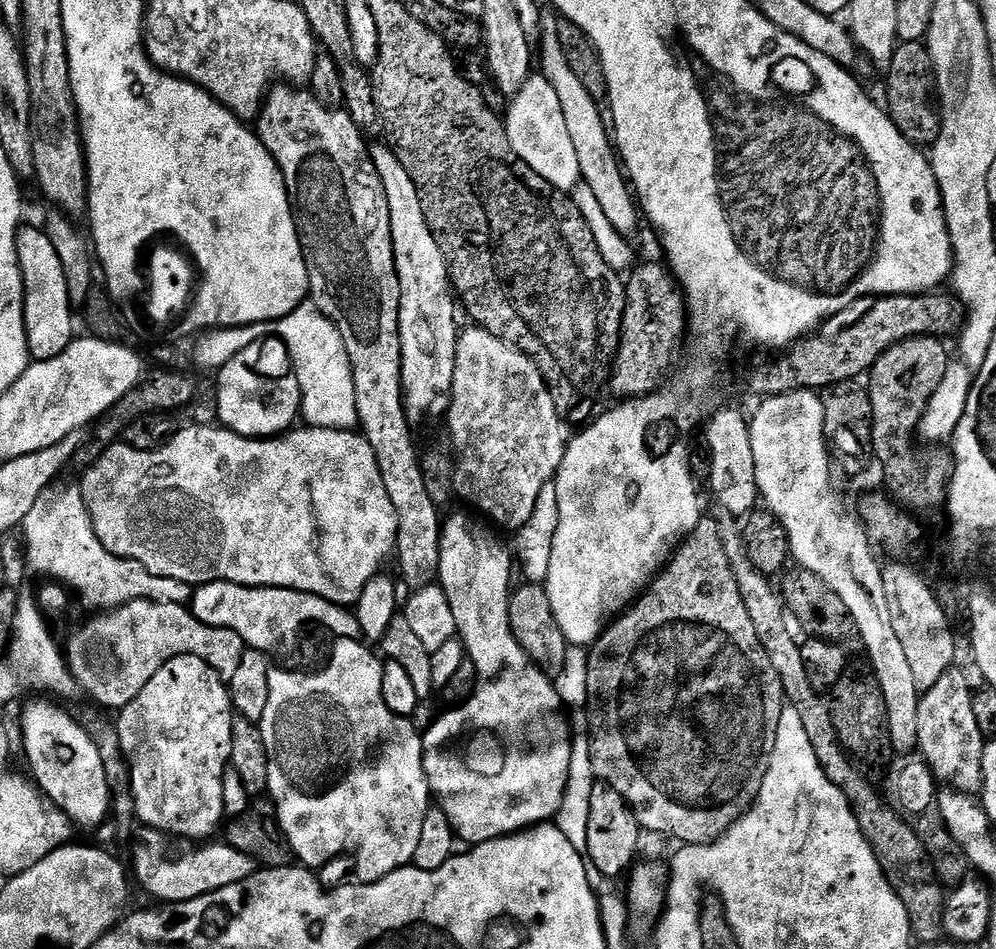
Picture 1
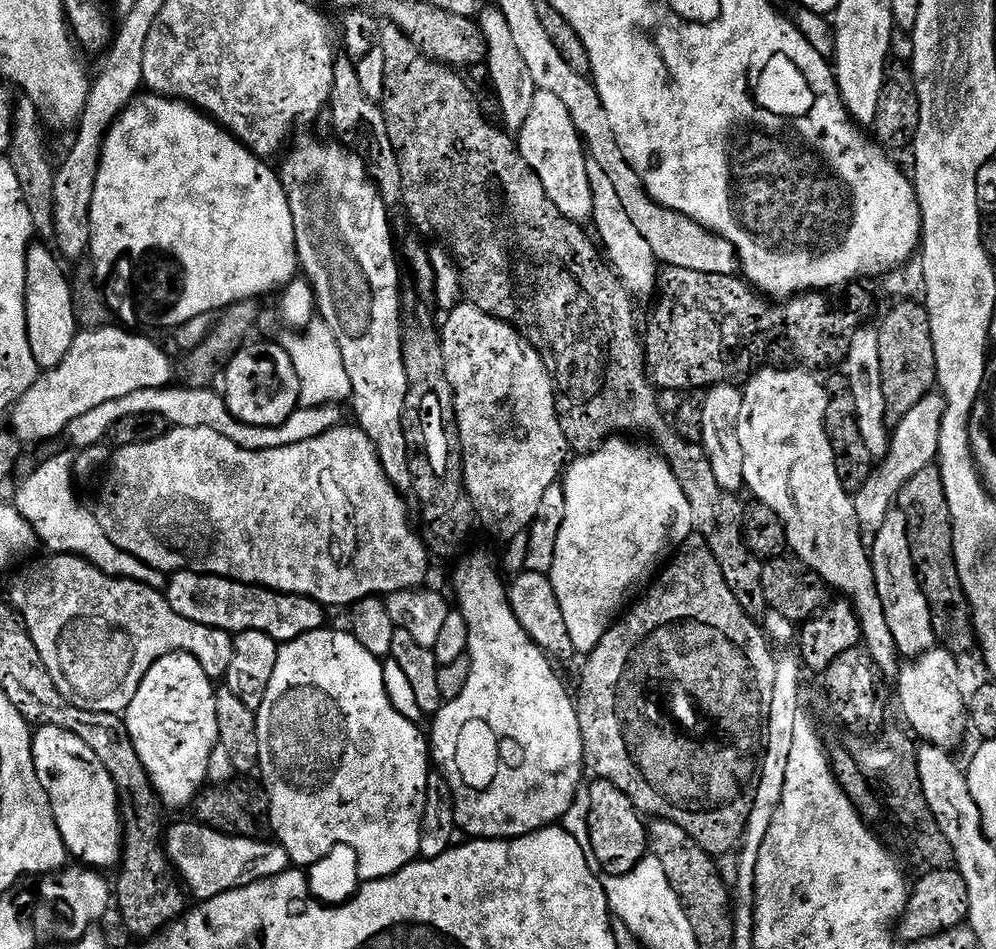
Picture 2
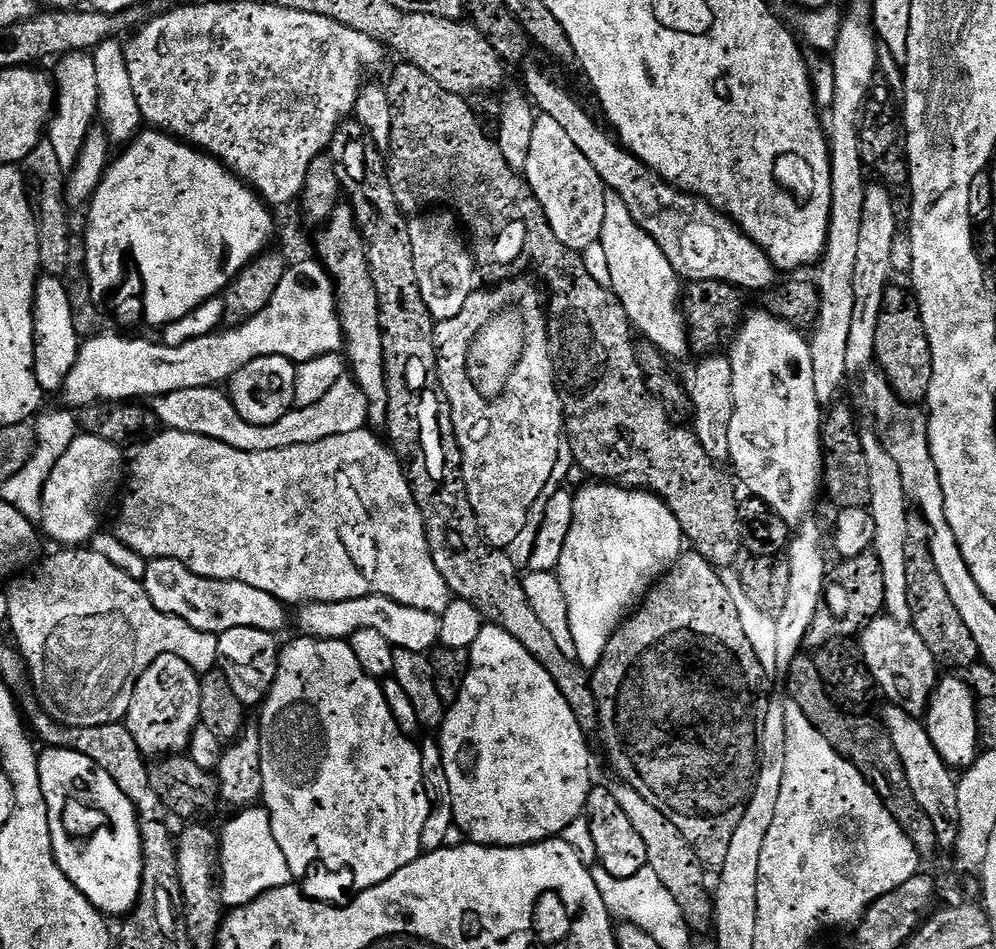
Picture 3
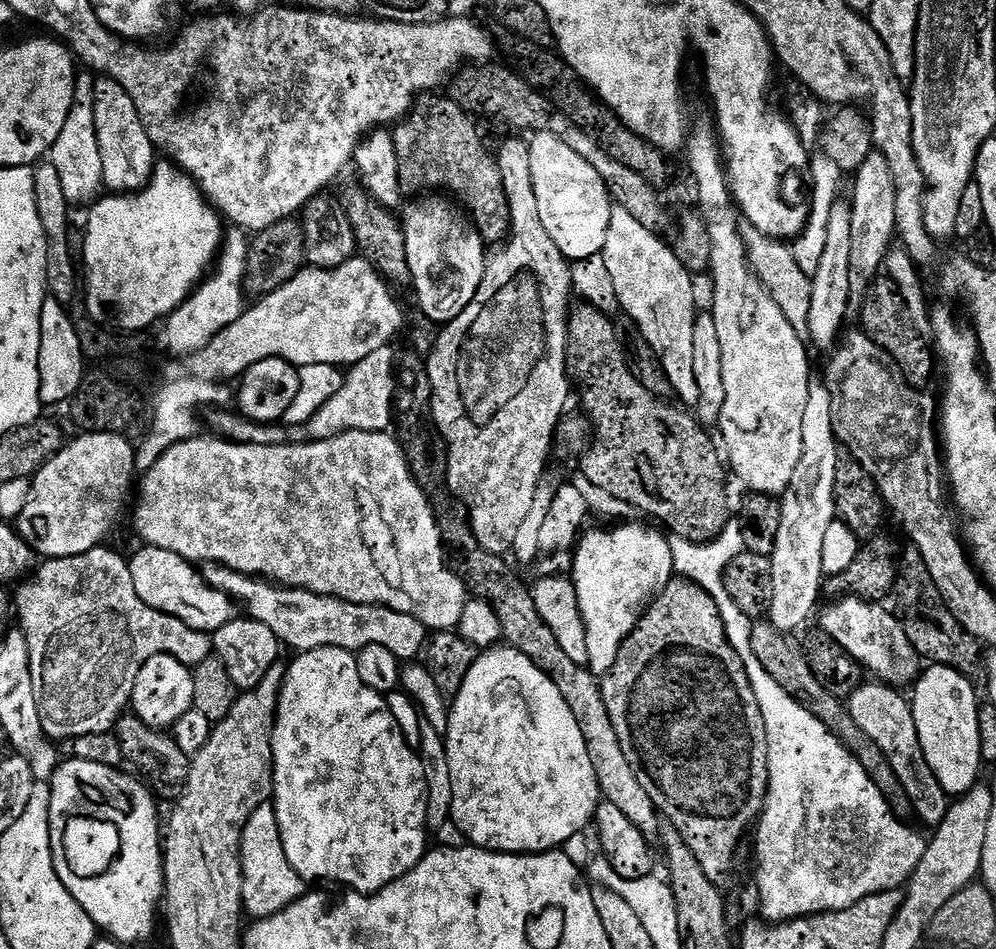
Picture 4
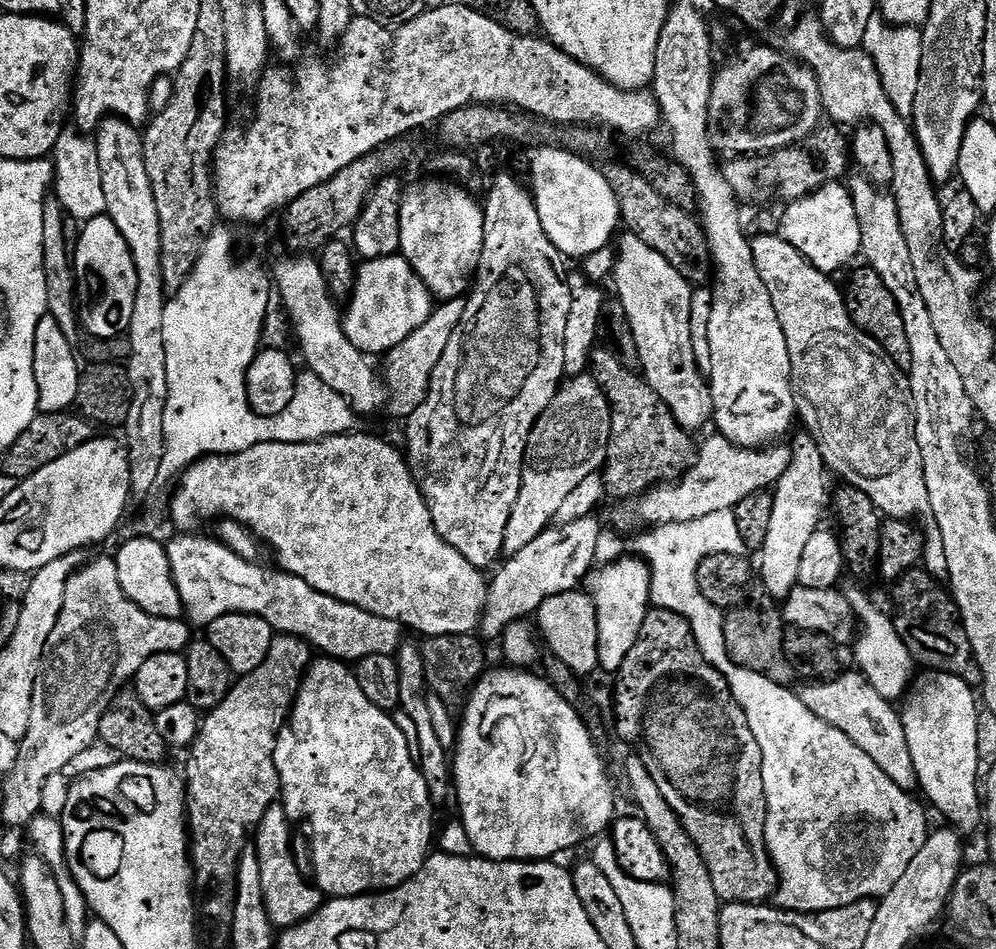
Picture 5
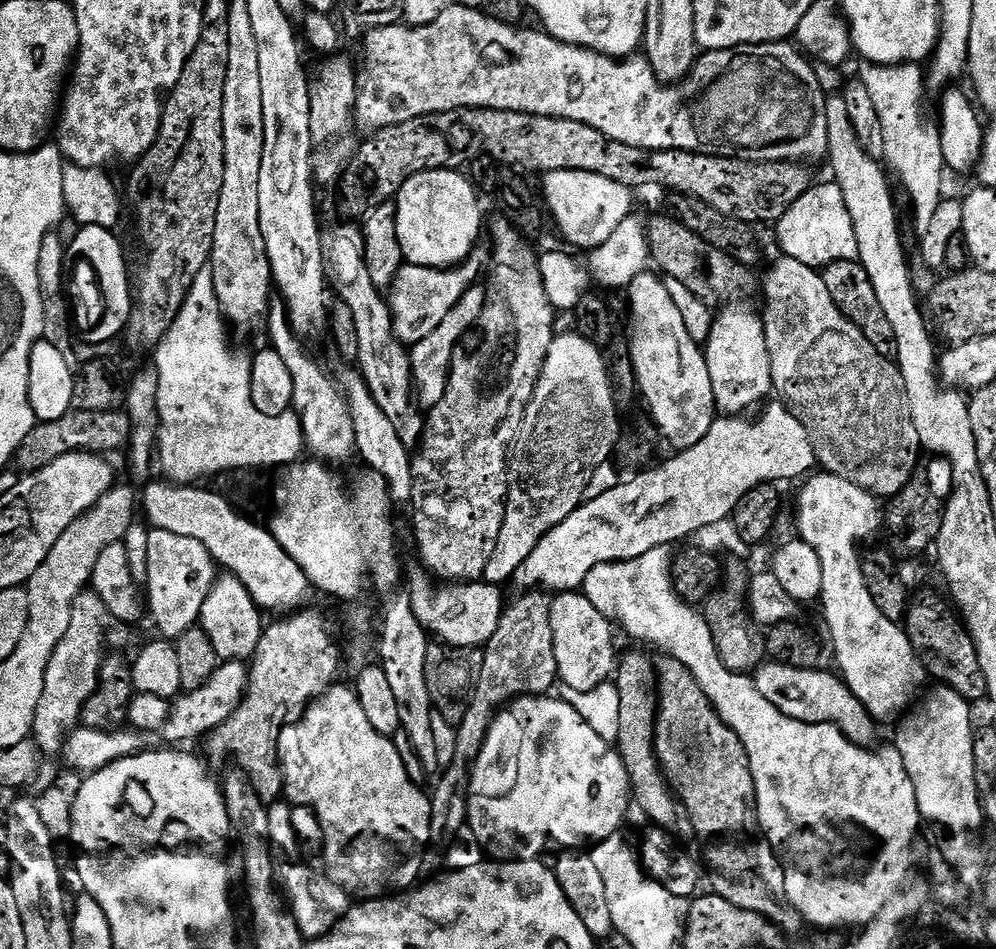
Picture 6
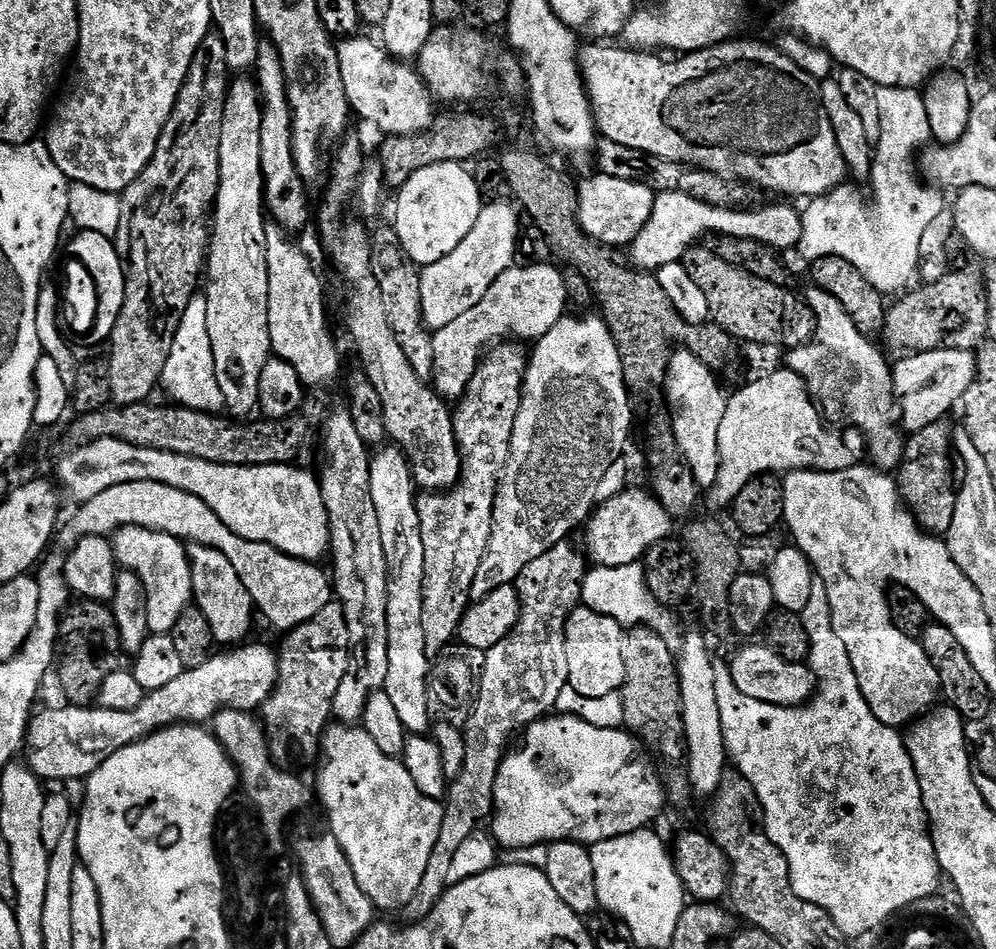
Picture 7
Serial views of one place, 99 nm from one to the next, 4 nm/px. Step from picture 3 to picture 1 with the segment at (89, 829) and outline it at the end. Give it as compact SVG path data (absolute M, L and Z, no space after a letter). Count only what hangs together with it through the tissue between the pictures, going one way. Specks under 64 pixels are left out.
M36 700L25 706L20 728L24 731L24 752L32 767L31 775L40 790L79 825L100 824L104 816L106 820L110 812L110 781L100 746L83 723L56 704Z

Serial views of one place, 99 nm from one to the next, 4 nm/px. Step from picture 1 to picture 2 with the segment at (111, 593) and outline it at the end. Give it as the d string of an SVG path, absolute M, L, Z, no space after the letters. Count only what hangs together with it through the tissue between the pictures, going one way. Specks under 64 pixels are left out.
M60 452L57 456L42 461L29 474L28 481L16 492L14 507L22 514L22 518L26 518L26 522L30 522L30 526L36 532L37 541L43 547L45 544L49 553L81 556L107 576L136 580L151 588L167 589L169 577L165 573L114 546L114 542L110 542L110 538L102 530L99 515L95 511L87 512L76 501L76 496L72 493L72 468L74 472L73 457L71 460L66 453Z

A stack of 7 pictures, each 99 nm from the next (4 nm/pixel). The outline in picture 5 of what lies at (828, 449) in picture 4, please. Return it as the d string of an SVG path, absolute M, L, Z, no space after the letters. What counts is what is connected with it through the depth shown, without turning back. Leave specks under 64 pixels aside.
M815 435L800 436L796 441L791 441L790 447L790 466L786 466L786 474L782 474L782 478L774 486L770 531L766 534L763 548L758 552L758 580L765 584L766 590L777 602L787 600L788 595L799 585L803 550L821 527L820 519L824 516L824 507L827 504L829 507L830 504L830 473L824 464L822 450L816 444Z

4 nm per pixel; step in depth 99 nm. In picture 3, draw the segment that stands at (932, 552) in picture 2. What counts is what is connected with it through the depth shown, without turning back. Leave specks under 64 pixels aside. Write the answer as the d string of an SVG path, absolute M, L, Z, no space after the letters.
M919 514L909 515L906 522L906 586L910 594L910 610L912 611L911 627L922 636L922 642L930 646L930 654L934 654L937 665L948 667L948 670L960 670L956 668L968 668L972 663L980 660L979 648L974 642L974 634L966 630L966 622L962 622L961 615L958 614L954 602L950 602L950 594L946 592L946 585L942 582L941 575L938 574L938 566L934 566L934 558L930 554L930 538L932 532L928 528L928 523Z

